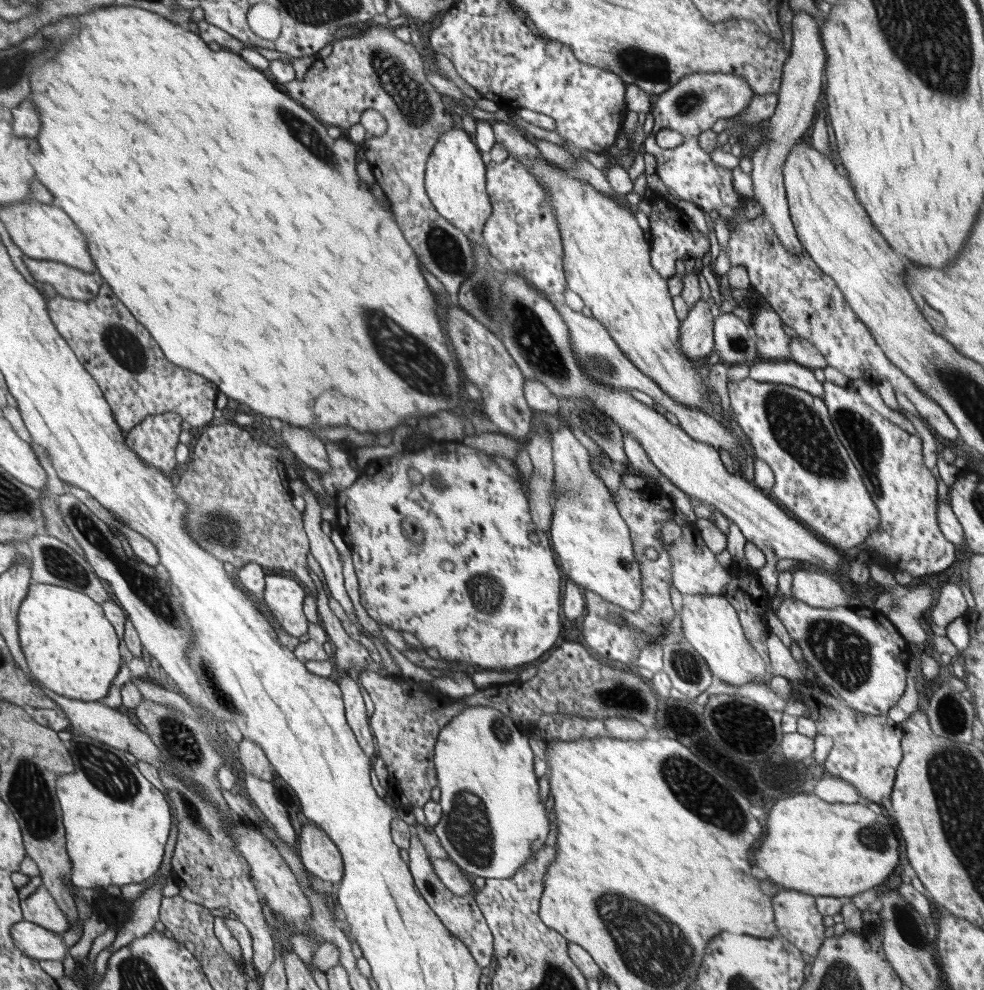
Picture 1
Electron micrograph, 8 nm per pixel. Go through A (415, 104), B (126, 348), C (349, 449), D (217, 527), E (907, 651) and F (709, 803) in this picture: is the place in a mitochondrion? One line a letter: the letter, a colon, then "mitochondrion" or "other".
A: mitochondrion
B: mitochondrion
C: other
D: mitochondrion
E: other
F: mitochondrion

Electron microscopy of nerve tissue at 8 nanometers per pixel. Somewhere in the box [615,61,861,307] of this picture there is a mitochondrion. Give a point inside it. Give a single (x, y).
(690, 103)

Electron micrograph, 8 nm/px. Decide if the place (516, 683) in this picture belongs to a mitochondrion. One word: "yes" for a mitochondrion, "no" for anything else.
no

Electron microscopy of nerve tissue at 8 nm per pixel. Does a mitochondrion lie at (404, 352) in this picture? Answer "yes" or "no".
yes

